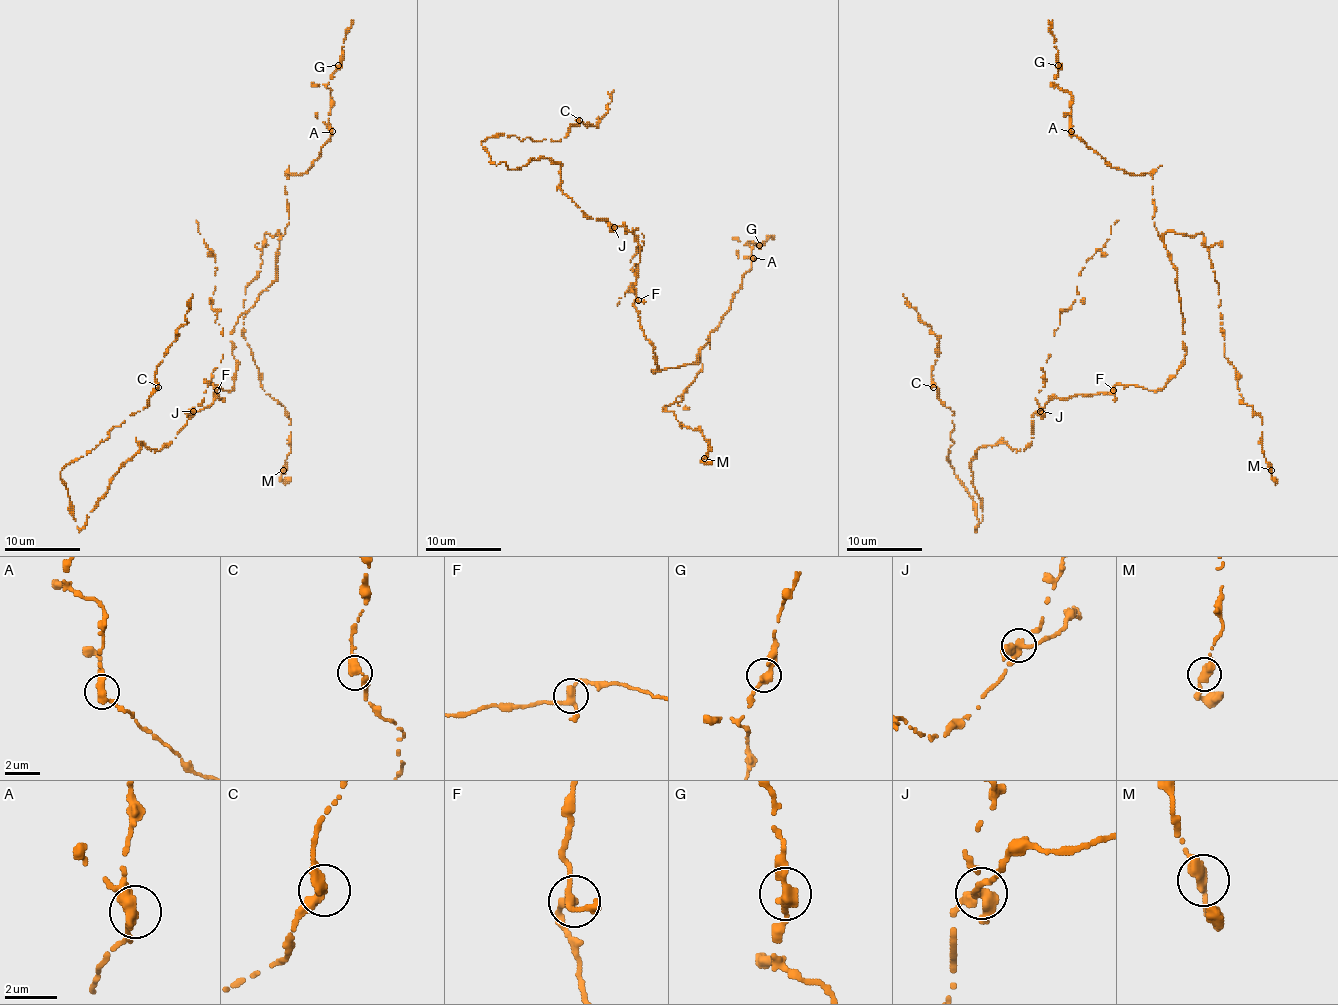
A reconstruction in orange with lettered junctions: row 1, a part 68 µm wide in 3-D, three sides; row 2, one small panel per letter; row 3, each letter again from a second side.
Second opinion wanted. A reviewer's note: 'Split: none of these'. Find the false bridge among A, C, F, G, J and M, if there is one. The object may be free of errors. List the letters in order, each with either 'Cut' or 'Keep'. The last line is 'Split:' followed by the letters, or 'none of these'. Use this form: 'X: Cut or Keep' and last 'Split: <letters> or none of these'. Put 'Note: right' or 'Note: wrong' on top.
Note: wrong
A: Keep
C: Keep
F: Keep
G: Keep
J: Cut
M: Keep
Split: J

